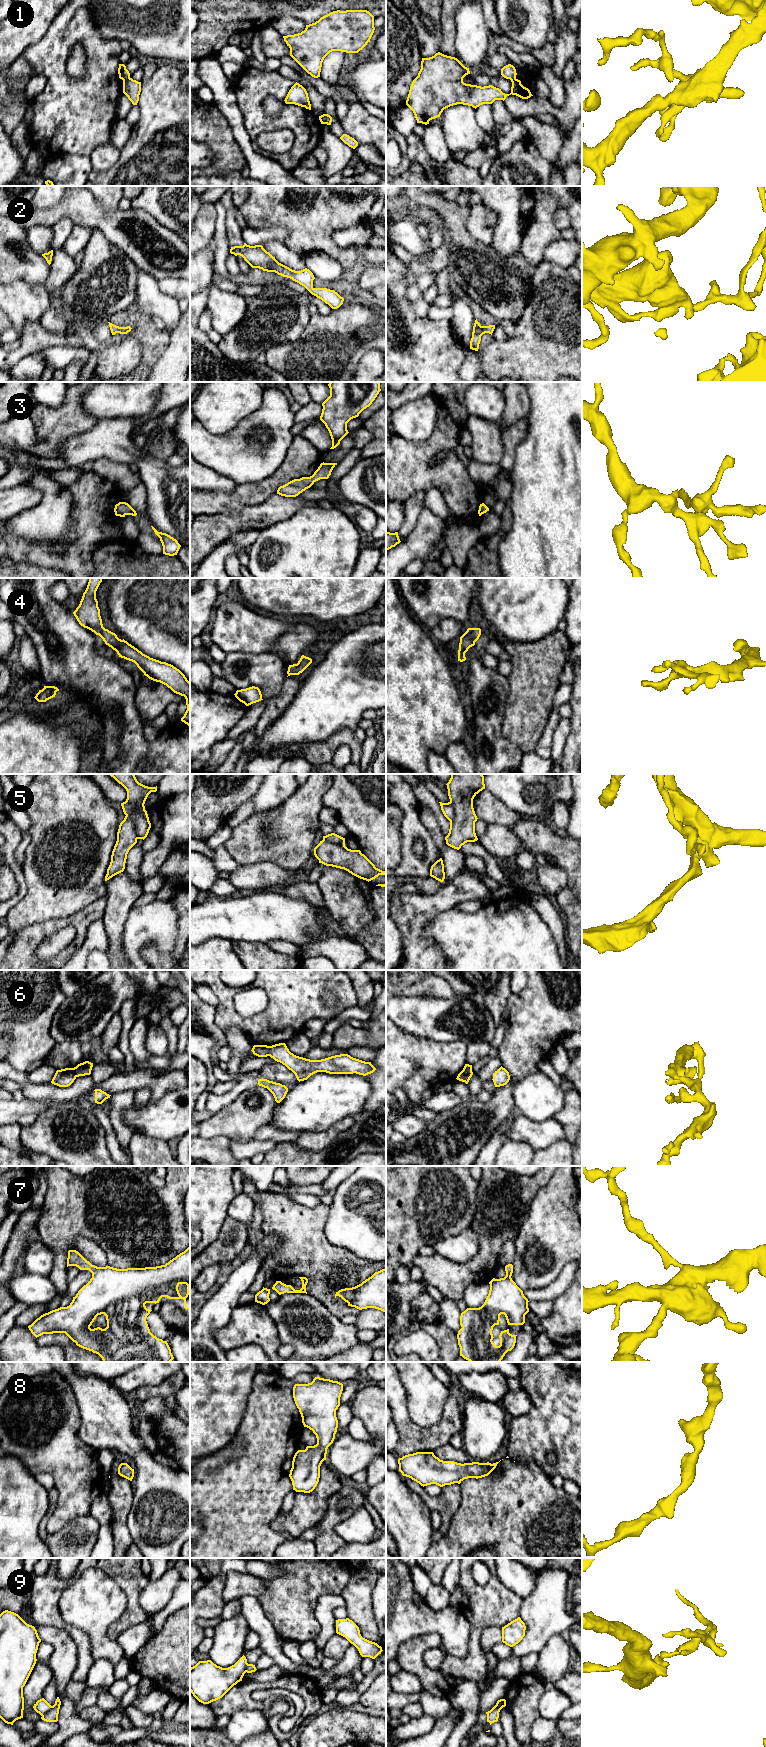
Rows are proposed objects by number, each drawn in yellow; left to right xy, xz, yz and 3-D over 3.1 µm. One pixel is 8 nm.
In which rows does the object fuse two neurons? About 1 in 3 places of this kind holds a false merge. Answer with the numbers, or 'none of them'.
1, 5, 6, 9

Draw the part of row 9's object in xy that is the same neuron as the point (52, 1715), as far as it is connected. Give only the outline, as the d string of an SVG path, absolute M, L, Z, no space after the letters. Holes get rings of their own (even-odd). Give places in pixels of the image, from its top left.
M57 1697L55 1704L51 1707L51 1709L45 1715L41 1717L41 1719L46 1722L57 1722L60 1705L61 1705L61 1701L59 1697Z

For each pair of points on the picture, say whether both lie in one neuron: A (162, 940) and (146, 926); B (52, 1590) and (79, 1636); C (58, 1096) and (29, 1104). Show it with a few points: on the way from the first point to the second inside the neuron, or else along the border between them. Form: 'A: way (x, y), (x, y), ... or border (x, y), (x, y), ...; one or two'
A: way (158, 936), (150, 928); one
B: way (52, 1603), (52, 1614), (66, 1627); one
C: border (25, 1097), (50, 1100), (56, 1103); two

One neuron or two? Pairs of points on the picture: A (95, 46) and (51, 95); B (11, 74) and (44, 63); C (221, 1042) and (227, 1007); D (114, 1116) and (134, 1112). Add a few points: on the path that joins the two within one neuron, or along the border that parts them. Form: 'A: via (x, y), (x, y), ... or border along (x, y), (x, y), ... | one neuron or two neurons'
A: via (95, 63), (95, 72), (72, 95), (68, 95) | one neuron
B: border along (21, 55), (37, 73) | two neurons
C: border along (215, 1008), (214, 1022), (223, 1031) | two neurons
D: border along (133, 1103), (123, 1117), (123, 1121), (132, 1131) | two neurons

